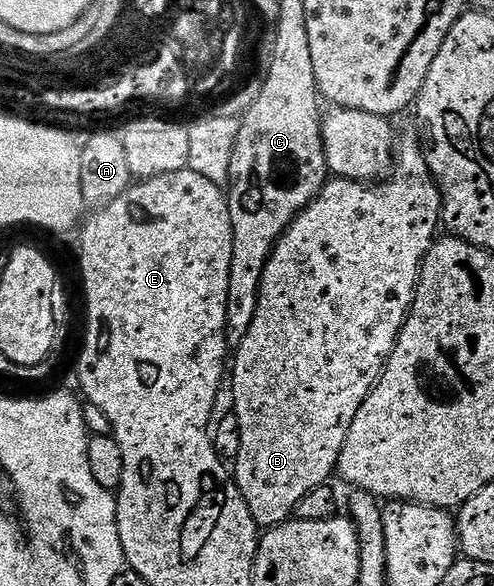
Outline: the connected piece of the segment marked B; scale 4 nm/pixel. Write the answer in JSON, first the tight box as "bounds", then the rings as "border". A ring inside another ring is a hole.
{"bounds":[229,137,443,527],"border":[[[411,137],[405,138],[404,141],[402,138],[394,150],[393,168],[386,179],[380,180],[374,187],[362,181],[328,180],[319,196],[287,226],[287,230],[275,245],[263,269],[263,282],[259,284],[255,318],[245,339],[234,350],[233,372],[229,377],[229,389],[231,385],[231,393],[235,396],[233,412],[240,421],[241,435],[240,453],[233,460],[233,476],[235,485],[241,491],[256,525],[260,527],[282,525],[294,514],[297,503],[301,503],[301,499],[305,499],[305,495],[313,491],[313,487],[321,487],[332,480],[331,473],[333,477],[339,464],[343,444],[349,435],[349,427],[353,419],[357,419],[361,403],[365,403],[372,387],[379,382],[383,368],[386,367],[389,355],[399,338],[399,332],[403,330],[407,312],[415,301],[415,288],[419,285],[419,268],[423,265],[423,256],[436,240],[435,228],[440,228],[442,211],[443,197],[439,194],[439,184],[427,166],[424,146],[420,142],[418,145]]]}

